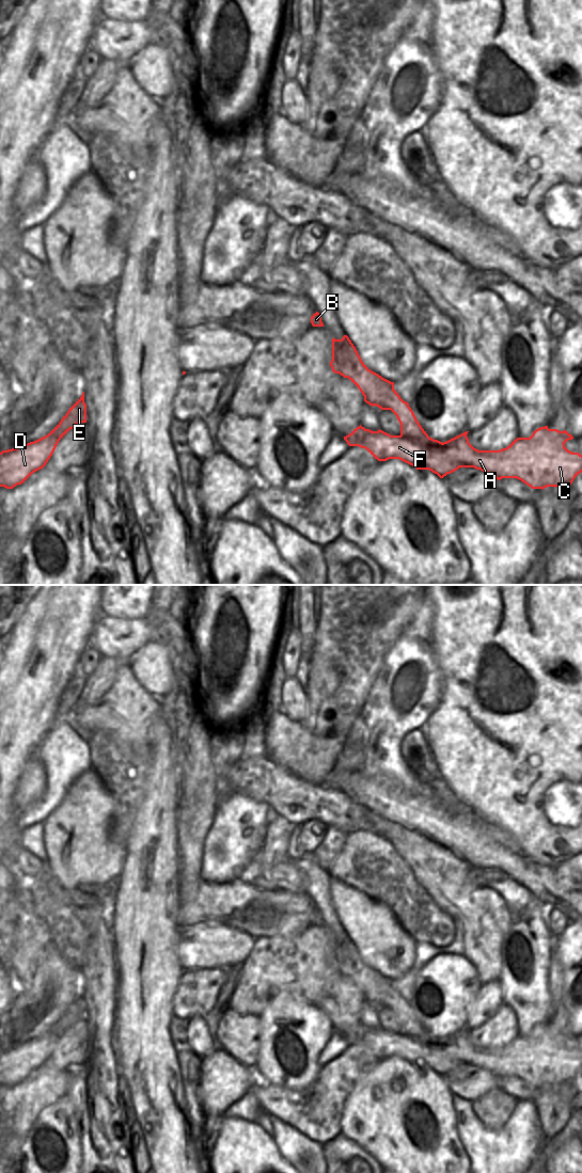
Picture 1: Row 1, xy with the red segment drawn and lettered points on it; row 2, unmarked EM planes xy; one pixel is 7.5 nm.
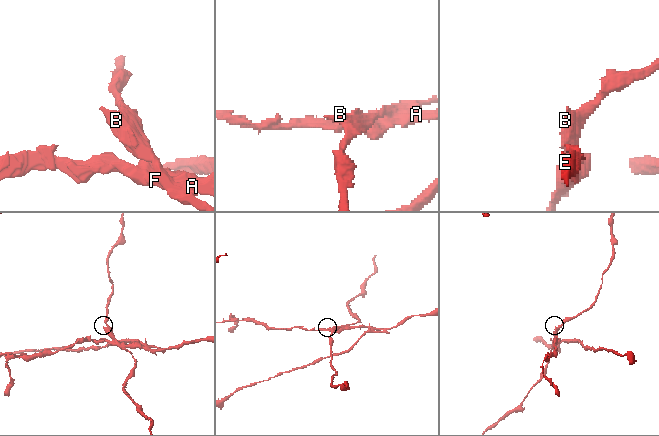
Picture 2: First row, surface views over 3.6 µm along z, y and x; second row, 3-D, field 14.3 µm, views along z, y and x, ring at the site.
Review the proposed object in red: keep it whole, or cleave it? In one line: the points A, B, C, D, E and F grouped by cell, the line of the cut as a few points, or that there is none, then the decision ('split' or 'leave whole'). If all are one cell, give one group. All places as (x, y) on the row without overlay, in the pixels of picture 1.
A C D E F / B; cut in xy along (400, 1032), (421, 1041), (441, 1041); split

